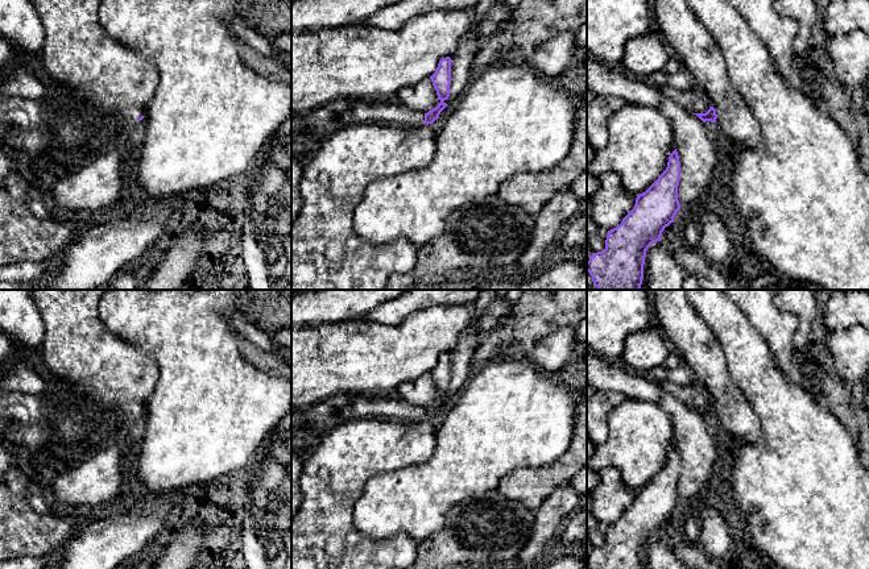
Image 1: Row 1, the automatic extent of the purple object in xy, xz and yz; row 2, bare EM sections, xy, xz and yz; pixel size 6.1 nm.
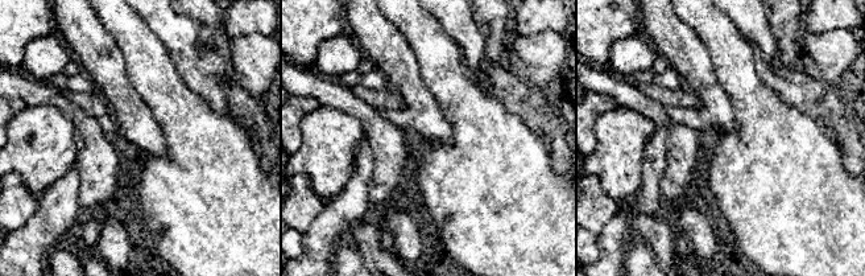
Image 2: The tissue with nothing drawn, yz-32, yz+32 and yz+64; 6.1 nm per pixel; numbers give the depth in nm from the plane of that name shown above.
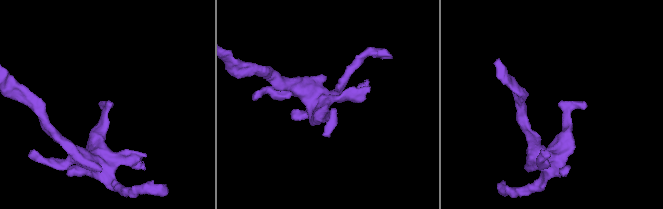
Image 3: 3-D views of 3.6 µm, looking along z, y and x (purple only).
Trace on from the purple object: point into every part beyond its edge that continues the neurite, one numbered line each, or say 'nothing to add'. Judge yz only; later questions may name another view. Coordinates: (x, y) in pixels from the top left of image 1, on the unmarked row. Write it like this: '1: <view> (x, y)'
1: yz (694, 340)

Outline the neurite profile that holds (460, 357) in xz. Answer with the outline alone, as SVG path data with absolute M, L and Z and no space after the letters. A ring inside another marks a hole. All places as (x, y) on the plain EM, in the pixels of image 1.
M469 327L459 337L458 345L451 352L450 391L443 398L448 399L454 394L462 391L467 385L472 373L471 360L480 341L481 335L475 327Z

